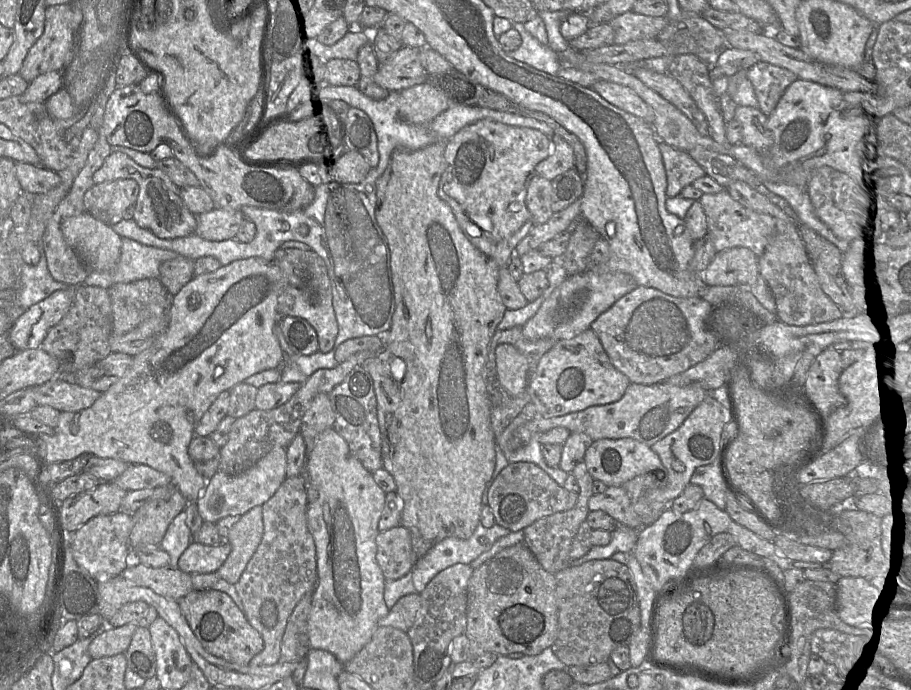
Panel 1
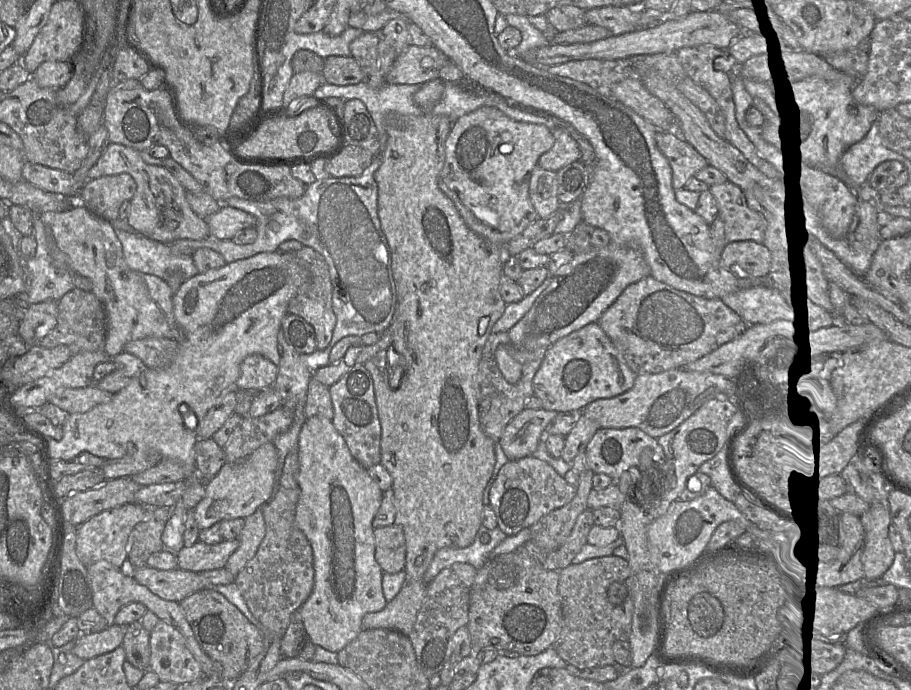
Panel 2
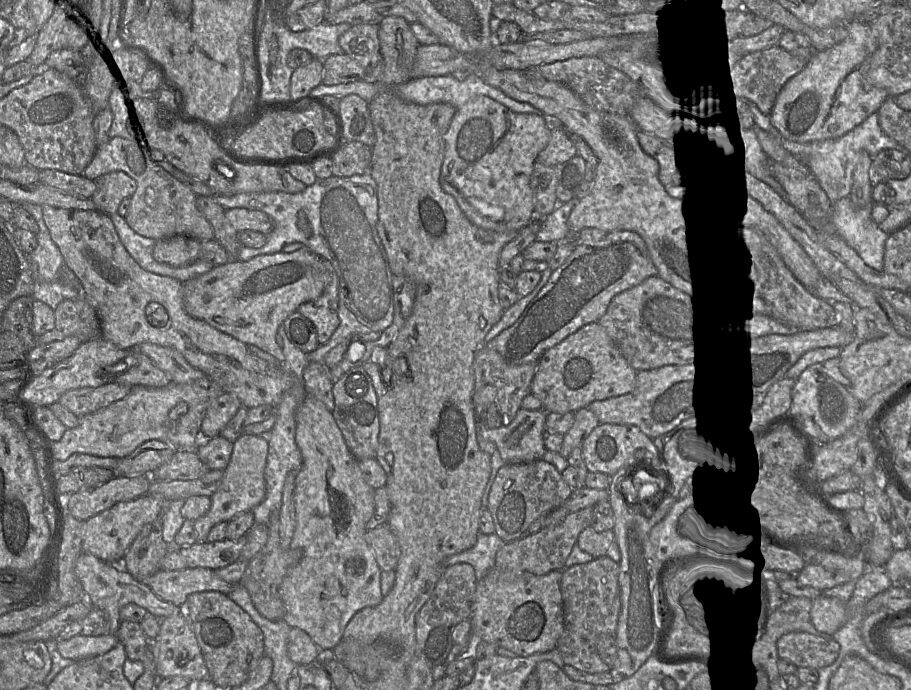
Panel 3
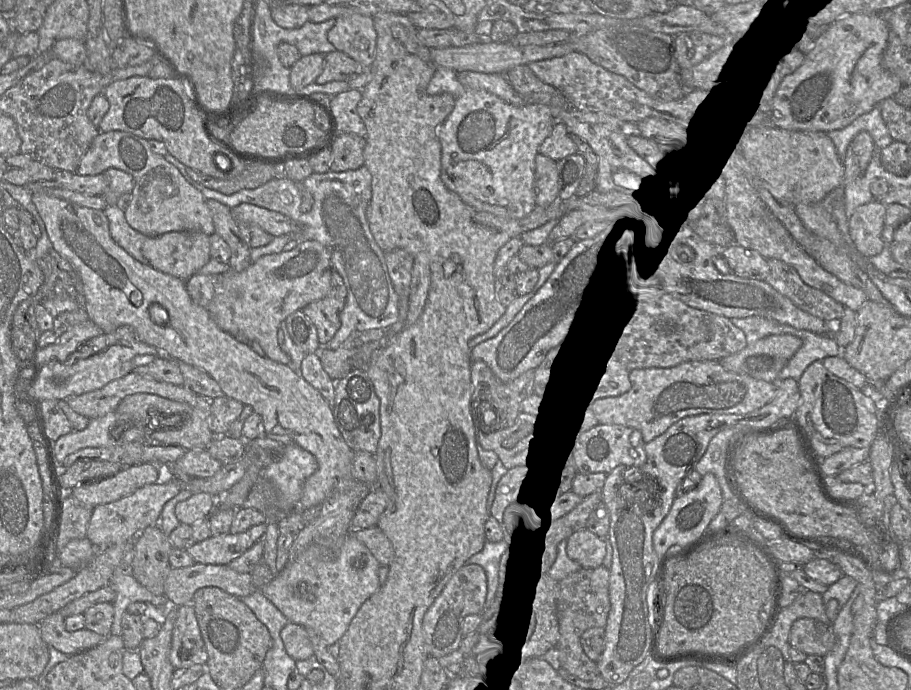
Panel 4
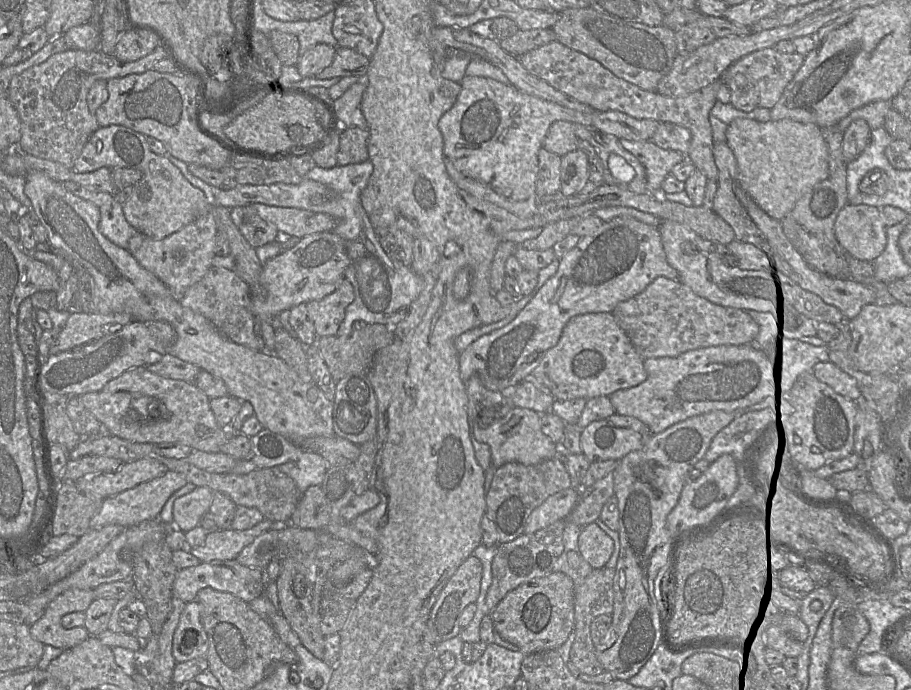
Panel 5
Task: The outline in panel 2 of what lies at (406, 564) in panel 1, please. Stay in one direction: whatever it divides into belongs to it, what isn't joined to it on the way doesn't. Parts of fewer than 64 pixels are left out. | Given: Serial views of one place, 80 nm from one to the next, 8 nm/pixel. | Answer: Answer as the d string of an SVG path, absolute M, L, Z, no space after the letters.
M389 525L374 528L375 558L384 573L403 571L406 564L406 542L402 528Z

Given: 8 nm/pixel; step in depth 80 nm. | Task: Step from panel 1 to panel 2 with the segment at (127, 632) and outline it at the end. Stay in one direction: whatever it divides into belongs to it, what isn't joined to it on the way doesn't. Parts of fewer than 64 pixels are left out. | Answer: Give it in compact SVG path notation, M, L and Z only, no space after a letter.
M113 624L101 632L81 634L75 639L73 653L83 660L88 660L111 652L122 645L127 626Z

